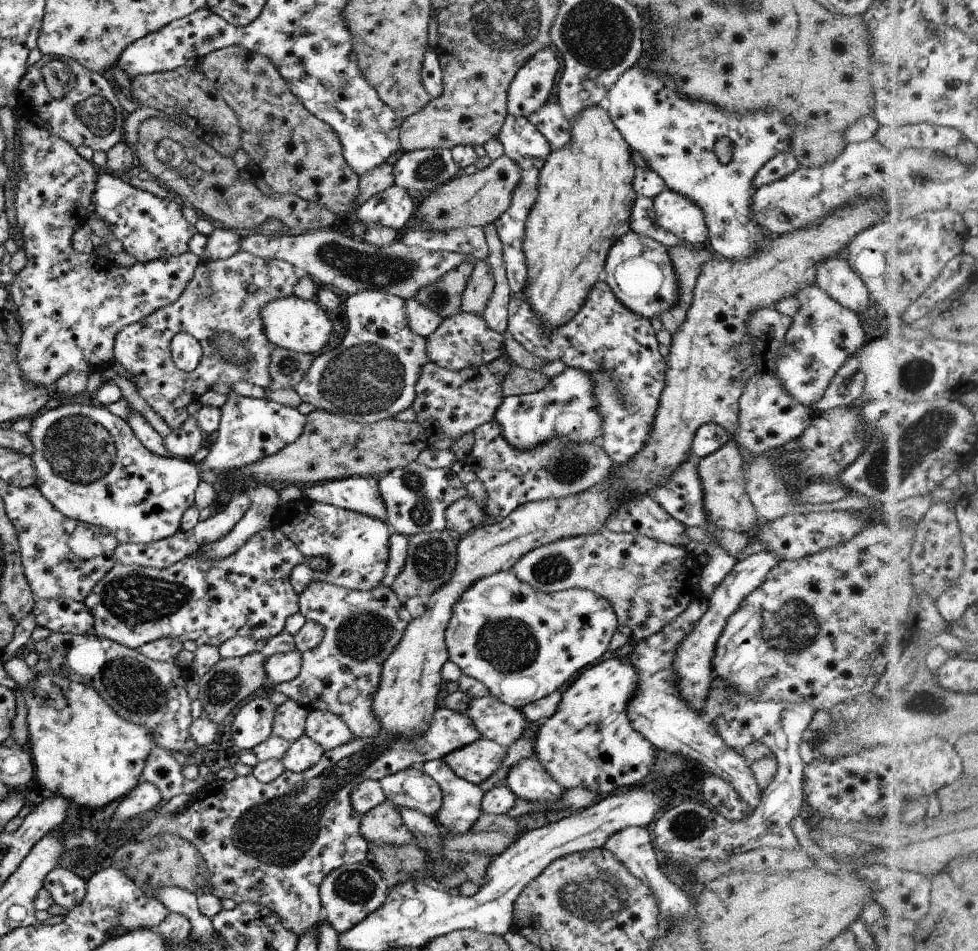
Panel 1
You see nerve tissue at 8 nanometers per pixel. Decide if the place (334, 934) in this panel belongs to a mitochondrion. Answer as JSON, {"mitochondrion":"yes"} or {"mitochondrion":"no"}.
{"mitochondrion":"no"}

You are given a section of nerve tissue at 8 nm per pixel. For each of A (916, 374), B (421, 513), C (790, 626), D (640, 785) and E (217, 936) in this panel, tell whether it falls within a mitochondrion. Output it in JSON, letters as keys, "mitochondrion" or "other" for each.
{"A":"mitochondrion","B":"mitochondrion","C":"mitochondrion","D":"other","E":"other"}

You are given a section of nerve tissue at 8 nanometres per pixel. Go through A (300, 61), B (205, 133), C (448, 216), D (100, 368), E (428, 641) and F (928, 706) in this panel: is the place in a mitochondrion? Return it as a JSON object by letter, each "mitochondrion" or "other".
{"A":"other","B":"other","C":"other","D":"other","E":"other","F":"mitochondrion"}

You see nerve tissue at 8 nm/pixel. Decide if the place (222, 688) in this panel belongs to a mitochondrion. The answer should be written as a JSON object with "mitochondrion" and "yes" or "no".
{"mitochondrion":"yes"}

